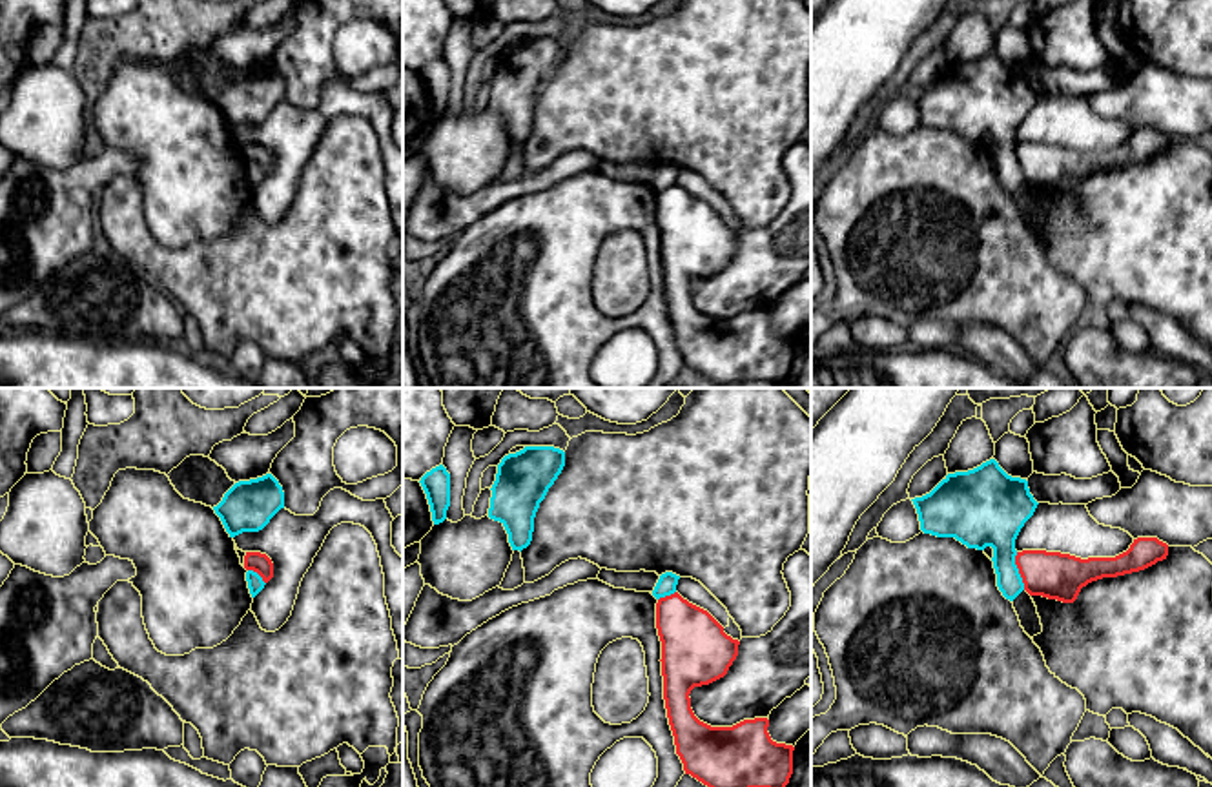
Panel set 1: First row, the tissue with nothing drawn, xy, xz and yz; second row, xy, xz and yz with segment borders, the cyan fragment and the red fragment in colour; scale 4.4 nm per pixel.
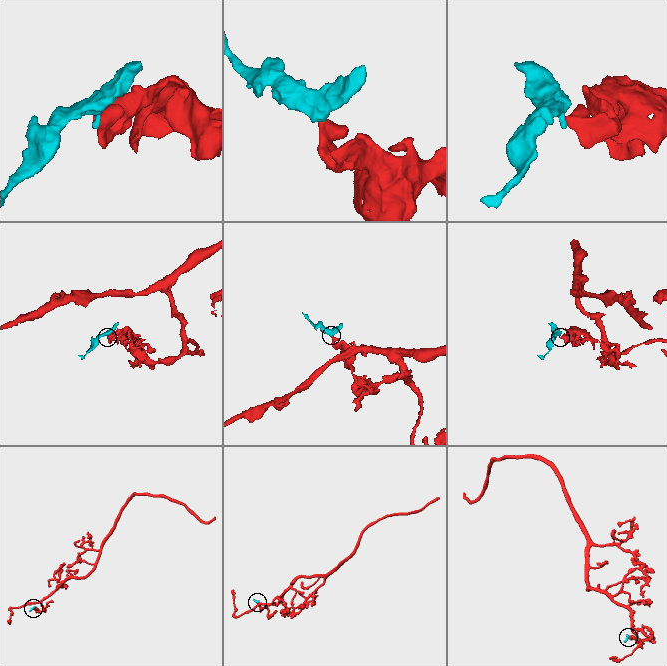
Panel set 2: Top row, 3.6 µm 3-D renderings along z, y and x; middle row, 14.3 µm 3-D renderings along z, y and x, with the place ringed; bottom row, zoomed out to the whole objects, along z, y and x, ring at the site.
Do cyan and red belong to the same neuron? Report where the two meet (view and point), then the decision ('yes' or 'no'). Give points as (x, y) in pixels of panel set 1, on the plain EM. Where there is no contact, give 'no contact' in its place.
meets cyan in yz at (1017, 163); no

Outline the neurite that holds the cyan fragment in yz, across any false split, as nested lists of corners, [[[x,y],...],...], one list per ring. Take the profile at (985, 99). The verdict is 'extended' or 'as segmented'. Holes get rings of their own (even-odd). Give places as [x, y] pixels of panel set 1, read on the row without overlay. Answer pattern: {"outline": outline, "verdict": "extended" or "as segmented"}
{"outline": [[[990,51],[973,62],[948,66],[930,86],[911,93],[924,126],[955,129],[968,140],[993,140],[997,179],[1006,191],[1024,182],[1015,131],[1039,97],[1026,71],[1008,67]]], "verdict": "as segmented"}

